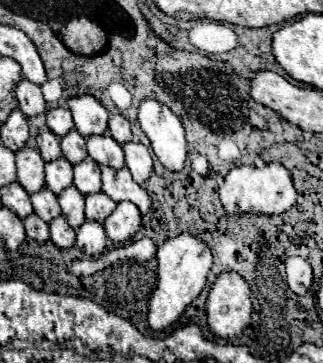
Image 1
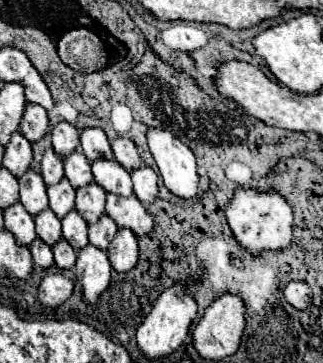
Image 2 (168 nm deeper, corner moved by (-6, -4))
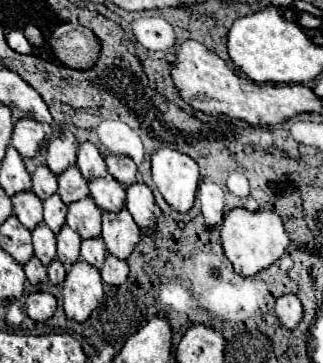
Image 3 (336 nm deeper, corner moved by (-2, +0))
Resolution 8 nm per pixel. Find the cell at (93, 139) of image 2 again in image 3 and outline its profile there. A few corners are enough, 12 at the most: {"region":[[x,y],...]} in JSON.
{"region":[[90,141],[78,149],[78,169],[86,181],[108,175]]}

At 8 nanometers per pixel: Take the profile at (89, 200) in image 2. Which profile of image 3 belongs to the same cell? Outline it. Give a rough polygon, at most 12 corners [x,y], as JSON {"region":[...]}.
{"region":[[88,199],[68,205],[66,223],[82,239],[100,235],[100,209]]}

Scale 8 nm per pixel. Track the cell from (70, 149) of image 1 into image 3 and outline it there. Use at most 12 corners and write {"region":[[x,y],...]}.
{"region":[[76,167],[58,177],[66,205],[88,197],[88,183]]}

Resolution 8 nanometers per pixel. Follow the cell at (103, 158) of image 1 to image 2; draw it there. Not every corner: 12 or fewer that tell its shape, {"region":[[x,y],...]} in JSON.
{"region":[[116,159],[92,163],[104,191],[132,195],[130,173]]}

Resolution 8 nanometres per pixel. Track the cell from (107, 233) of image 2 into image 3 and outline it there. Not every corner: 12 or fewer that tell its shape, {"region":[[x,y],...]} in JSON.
{"region":[[102,239],[82,241],[80,259],[102,269],[106,249]]}

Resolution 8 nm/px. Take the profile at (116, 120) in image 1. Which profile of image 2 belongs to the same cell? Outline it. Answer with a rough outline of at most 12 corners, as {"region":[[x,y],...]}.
{"region":[[130,137],[112,141],[114,159],[126,169],[142,165]]}

